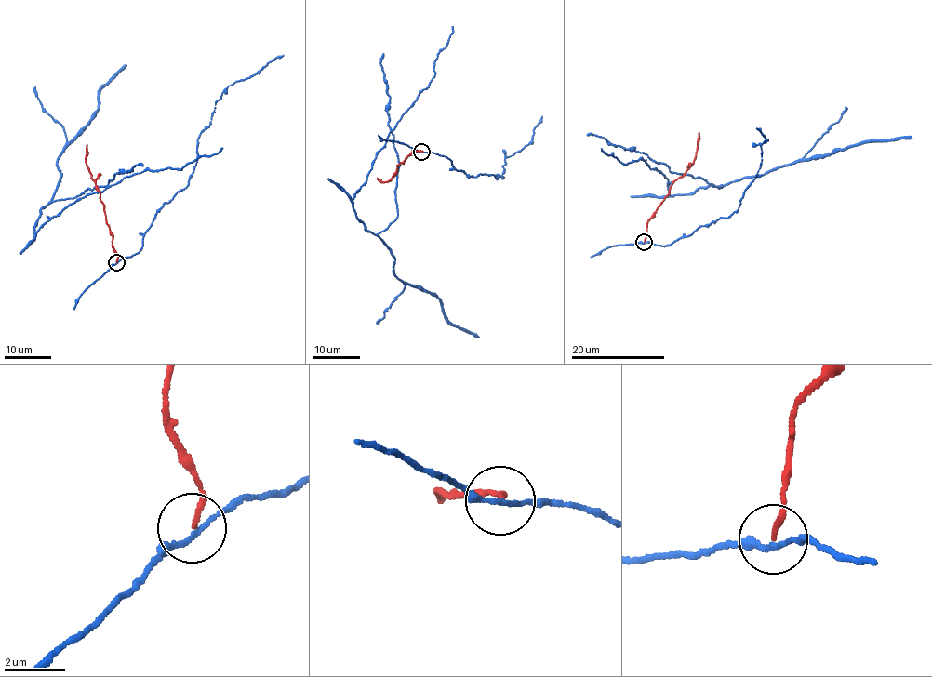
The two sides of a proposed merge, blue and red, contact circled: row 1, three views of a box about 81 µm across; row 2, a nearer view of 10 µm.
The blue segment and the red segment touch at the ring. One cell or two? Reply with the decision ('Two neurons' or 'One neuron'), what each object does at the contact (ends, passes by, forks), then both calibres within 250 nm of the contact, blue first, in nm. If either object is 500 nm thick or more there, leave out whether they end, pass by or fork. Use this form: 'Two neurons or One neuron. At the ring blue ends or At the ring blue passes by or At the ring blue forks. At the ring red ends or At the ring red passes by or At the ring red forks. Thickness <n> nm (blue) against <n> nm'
Two neurons. At the ring blue passes by. At the ring red ends. Thickness 130 nm (blue) against 150 nm

